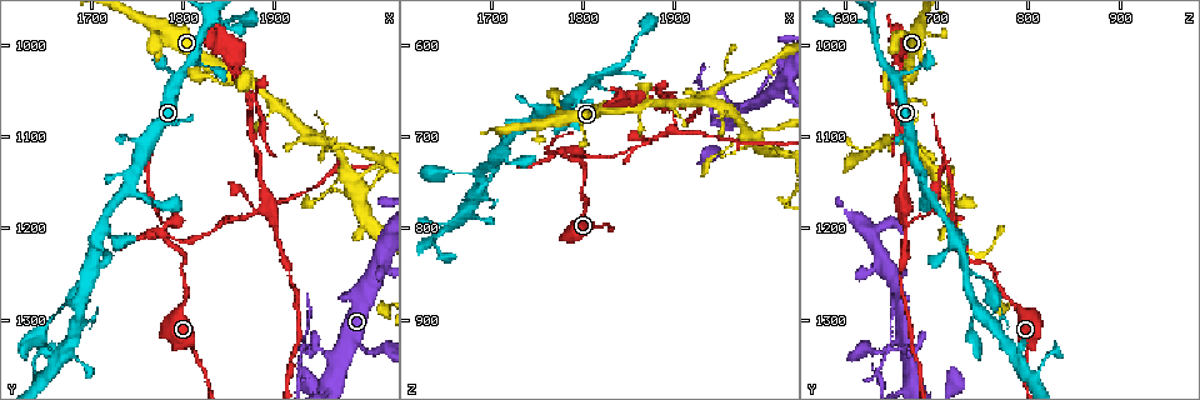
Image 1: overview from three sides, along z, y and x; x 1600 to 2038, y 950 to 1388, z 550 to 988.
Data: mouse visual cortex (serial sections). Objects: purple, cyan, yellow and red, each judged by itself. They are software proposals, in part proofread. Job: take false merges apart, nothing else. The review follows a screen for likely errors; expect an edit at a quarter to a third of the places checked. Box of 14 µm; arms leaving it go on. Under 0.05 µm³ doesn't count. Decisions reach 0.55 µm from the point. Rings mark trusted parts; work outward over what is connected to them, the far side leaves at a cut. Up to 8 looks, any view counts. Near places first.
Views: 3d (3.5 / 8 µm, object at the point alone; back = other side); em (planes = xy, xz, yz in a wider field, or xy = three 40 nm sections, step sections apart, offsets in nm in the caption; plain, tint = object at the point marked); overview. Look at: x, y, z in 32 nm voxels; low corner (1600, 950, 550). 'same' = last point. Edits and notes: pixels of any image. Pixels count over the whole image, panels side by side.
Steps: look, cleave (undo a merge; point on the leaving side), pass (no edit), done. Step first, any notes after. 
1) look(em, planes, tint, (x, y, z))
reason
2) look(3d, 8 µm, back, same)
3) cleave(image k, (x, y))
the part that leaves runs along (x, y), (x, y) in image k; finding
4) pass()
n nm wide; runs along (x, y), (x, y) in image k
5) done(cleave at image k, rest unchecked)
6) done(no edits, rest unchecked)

look(3d, 3.5 µm, (1690, 1275, 735))

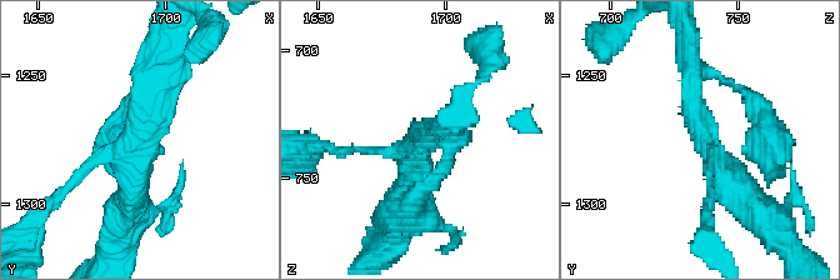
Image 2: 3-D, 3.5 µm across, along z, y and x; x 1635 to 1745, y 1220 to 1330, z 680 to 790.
look(em, xy, step 2, tint, (1690, 1275, 738))

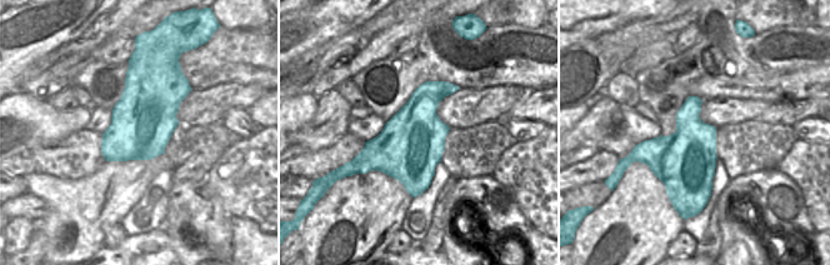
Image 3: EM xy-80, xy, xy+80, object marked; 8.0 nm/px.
pass()
arms of 150, 300, 400 nm; runs along (691, 70), (714, 161), (759, 211) in image 2; one cell here

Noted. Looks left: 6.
look(3d, 3.5 µm, (1780, 1205, 720))
three arms meet

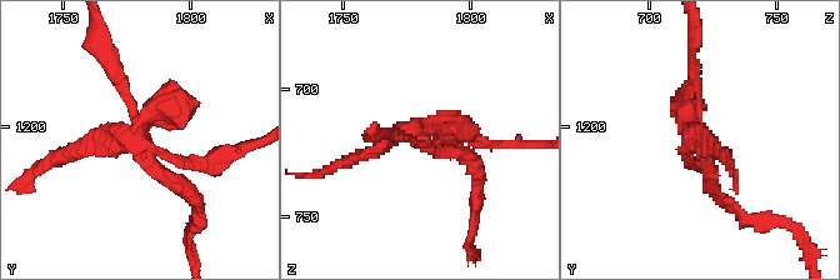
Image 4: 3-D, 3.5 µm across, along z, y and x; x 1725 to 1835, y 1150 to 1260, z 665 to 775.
look(em, xy, step 2, tint, (1781, 1208, 718))

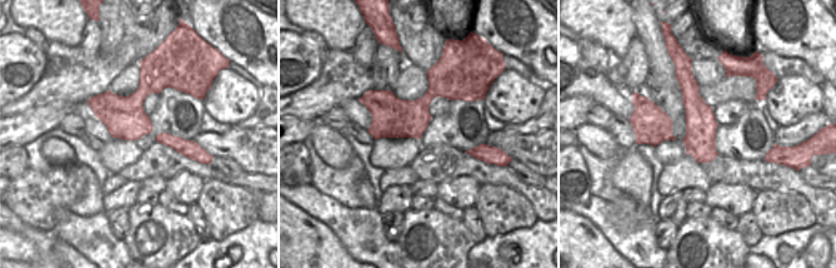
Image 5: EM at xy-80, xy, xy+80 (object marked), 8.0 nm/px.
cleave(image 4, (441, 114))
the part that leaves runs along (421, 138), (525, 144) in image 4; two cells meet here

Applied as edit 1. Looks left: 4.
look(3d, 3.5 µm, (1940, 1100, 660))
branch point

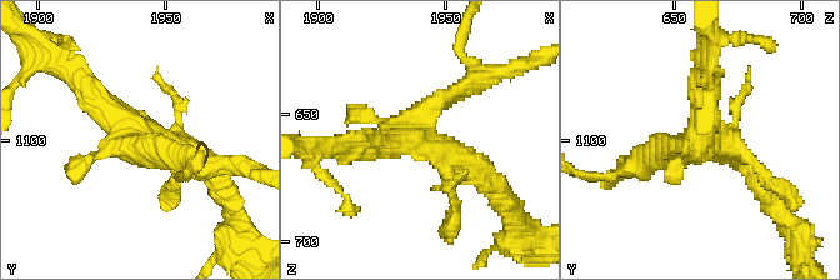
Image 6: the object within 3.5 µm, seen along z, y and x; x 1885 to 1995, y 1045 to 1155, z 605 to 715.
look(em, xy, step 3, tint, (1938, 1101, 660))
now the EM

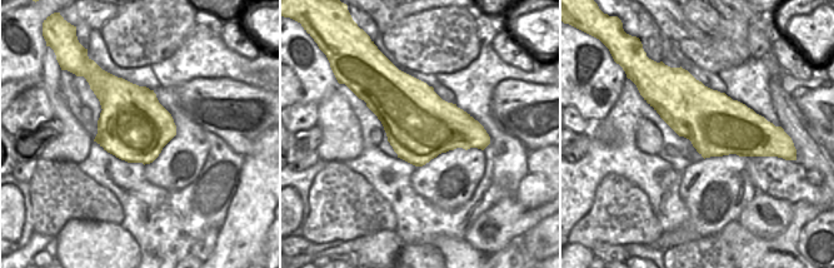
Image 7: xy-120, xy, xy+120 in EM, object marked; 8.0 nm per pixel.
pass()
runs along (78, 80), (135, 141), (204, 160) in image 6; all the same cell

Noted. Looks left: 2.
done(cleave at image 4, rest unchecked)

